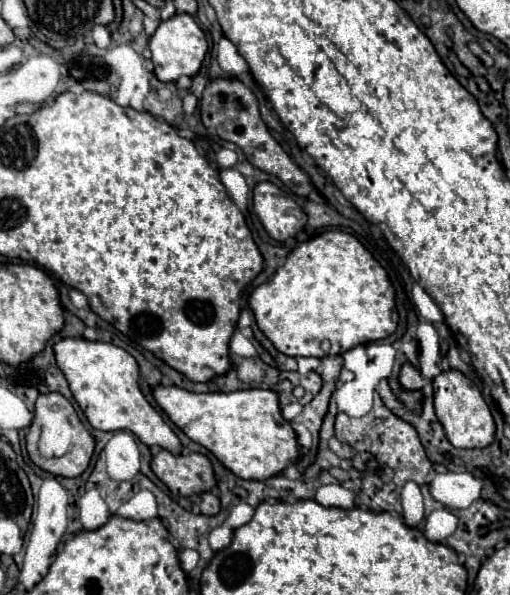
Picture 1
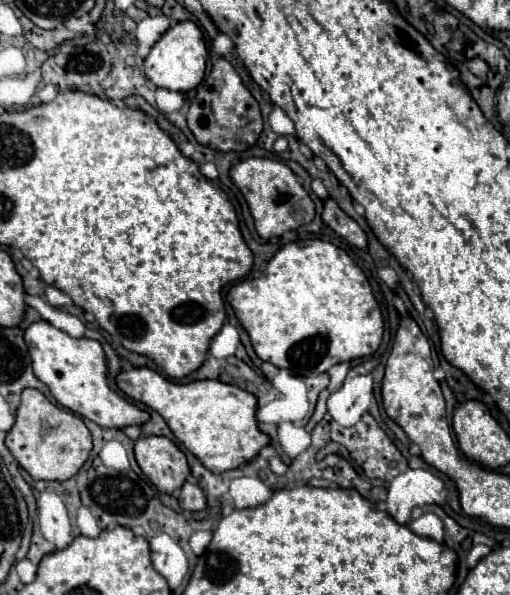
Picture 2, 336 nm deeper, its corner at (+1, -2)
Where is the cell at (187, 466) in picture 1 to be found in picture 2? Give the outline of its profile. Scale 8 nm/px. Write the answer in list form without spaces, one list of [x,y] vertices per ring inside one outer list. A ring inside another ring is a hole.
[[[140,437],[134,443],[134,455],[142,473],[162,493],[174,493],[190,475],[184,453],[168,437]]]

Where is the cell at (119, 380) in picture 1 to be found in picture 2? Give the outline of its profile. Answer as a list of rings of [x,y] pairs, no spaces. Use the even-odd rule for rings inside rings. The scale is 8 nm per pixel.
[[[48,321],[30,323],[24,331],[24,341],[30,349],[34,375],[50,389],[52,397],[72,413],[92,419],[100,427],[126,427],[142,425],[148,421],[148,413],[128,403],[106,383],[106,357],[102,345],[94,339],[74,339],[68,333],[52,327]]]

